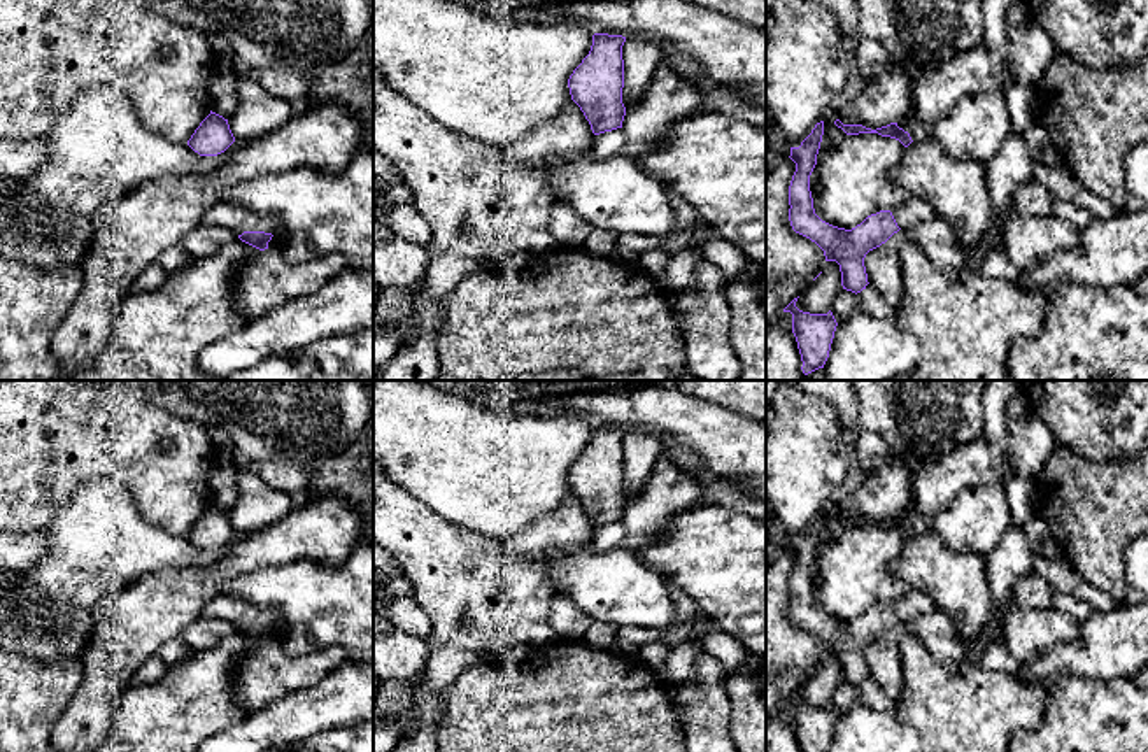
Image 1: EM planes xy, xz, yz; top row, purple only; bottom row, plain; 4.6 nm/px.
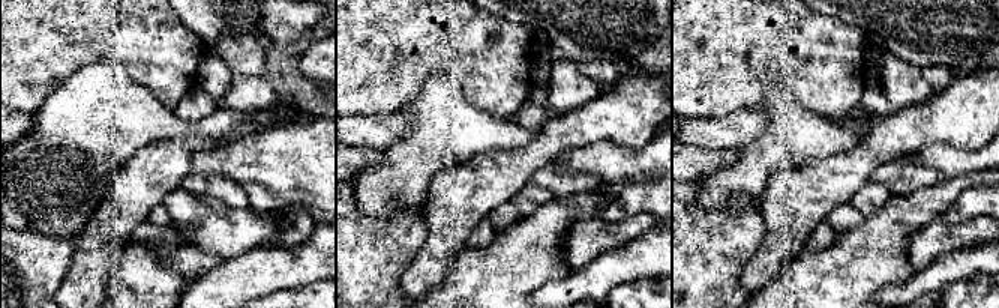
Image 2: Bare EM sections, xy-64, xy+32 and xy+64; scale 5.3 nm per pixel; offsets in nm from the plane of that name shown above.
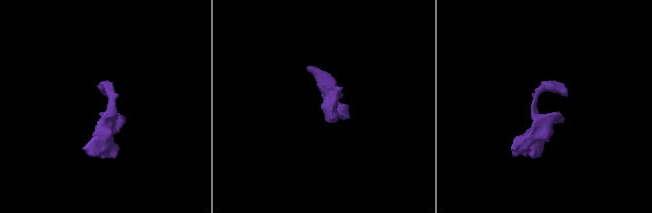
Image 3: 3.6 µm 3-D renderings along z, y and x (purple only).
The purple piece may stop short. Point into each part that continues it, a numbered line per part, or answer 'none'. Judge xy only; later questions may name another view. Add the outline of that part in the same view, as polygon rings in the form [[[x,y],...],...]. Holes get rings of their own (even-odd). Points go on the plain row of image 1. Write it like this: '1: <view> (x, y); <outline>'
1: xy (232, 609); [[[226,592],[214,598],[205,605],[203,614],[209,617],[219,617],[231,622],[237,629],[244,624],[265,624],[277,626],[277,614],[268,608],[261,608],[252,601],[230,596]]]

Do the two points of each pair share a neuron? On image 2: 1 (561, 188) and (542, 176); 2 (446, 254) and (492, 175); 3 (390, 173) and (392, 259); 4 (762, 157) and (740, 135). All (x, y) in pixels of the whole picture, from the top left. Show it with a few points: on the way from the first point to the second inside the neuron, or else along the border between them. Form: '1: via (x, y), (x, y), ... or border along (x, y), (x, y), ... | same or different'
1: via (557, 184), (546, 176) | same
2: via (447, 235), (450, 217), (473, 194) | same
3: border along (357, 209), (384, 217), (420, 214) | different
4: border along (762, 111), (765, 128), (747, 144), (731, 149) | different

